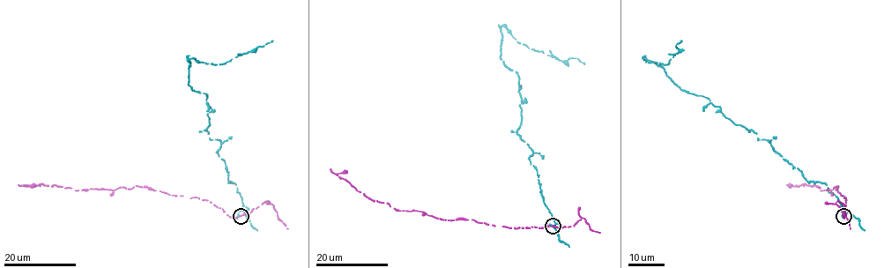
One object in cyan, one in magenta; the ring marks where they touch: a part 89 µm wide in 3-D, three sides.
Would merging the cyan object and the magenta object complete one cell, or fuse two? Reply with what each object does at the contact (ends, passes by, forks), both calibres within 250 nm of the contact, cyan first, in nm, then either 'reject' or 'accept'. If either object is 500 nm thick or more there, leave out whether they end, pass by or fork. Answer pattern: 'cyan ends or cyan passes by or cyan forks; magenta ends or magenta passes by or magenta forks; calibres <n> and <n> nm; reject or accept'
cyan ends; magenta passes by; calibres 280 and 180 nm; reject

